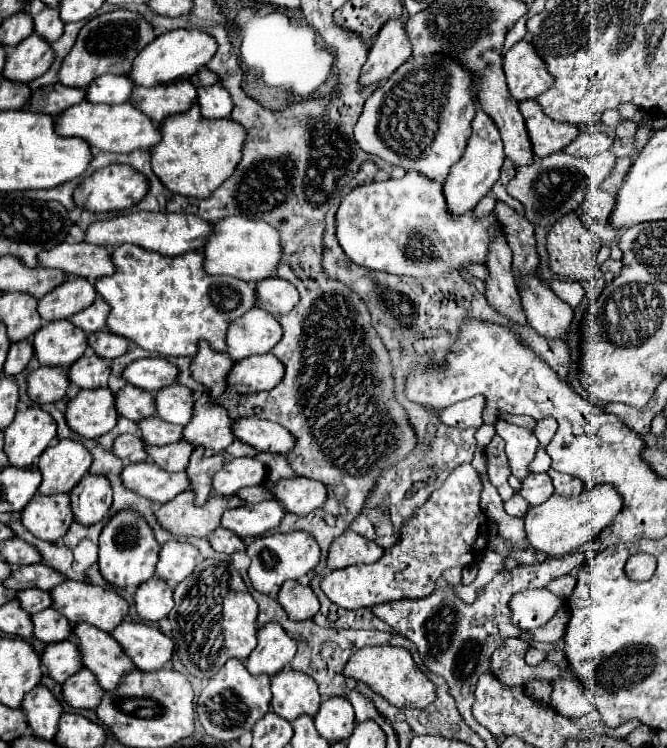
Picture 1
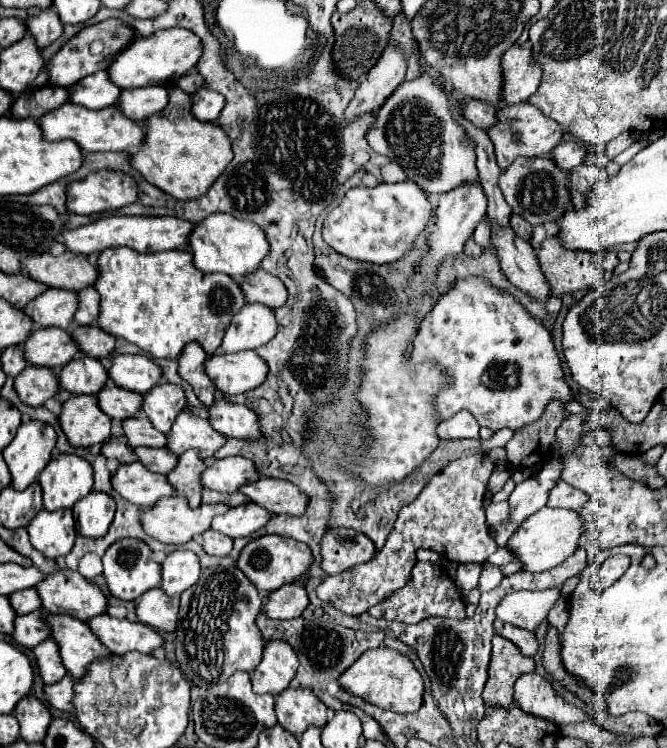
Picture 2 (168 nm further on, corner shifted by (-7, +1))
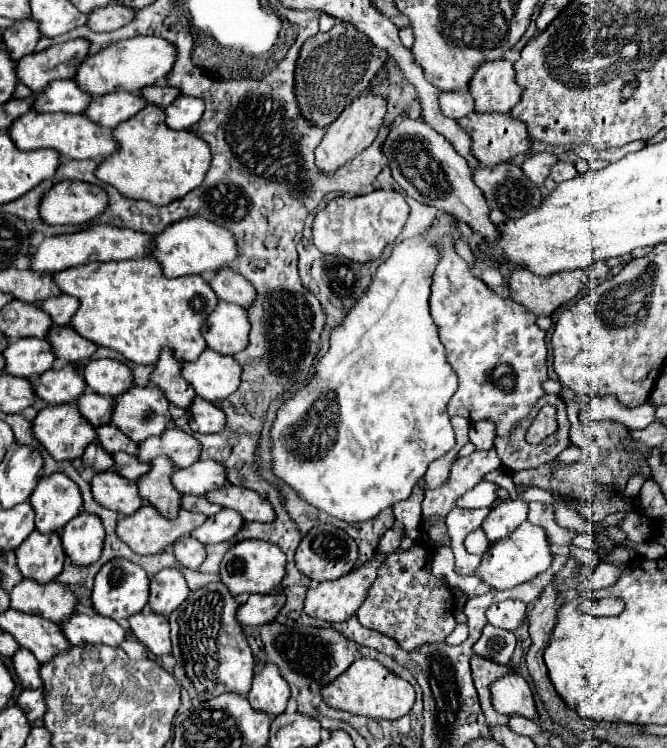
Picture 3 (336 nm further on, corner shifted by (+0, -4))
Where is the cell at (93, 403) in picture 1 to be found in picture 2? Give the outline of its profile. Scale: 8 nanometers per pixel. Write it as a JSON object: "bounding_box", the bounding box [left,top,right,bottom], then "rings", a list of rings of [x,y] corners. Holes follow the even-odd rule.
{"bounding_box":[60,394,112,446],"rings":[[[90,394],[70,396],[62,404],[60,424],[72,446],[92,446],[112,436],[112,420],[100,410],[96,396]]]}

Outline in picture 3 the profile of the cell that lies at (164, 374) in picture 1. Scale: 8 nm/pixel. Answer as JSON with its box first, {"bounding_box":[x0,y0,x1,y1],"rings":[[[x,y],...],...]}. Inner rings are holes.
{"bounding_box":[83,359,133,395],"rings":[[[95,359],[89,361],[87,367],[83,369],[83,379],[85,383],[99,395],[121,395],[119,391],[111,391],[111,389],[129,389],[133,387],[133,375],[131,369],[127,365],[123,365],[121,361],[115,359]],[[103,389],[109,389],[103,393]]]}

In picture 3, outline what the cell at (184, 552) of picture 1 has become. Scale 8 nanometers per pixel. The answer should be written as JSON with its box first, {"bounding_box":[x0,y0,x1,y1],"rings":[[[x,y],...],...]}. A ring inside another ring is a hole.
{"bounding_box":[149,569,189,615],"rings":[[[163,569],[151,579],[149,607],[157,615],[173,613],[189,595],[187,583],[177,569]]]}

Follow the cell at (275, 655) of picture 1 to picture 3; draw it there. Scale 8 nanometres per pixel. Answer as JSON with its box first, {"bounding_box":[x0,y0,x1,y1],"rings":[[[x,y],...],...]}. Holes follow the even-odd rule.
{"bounding_box":[247,663,291,717],"rings":[[[267,663],[253,677],[253,687],[251,687],[247,699],[255,711],[277,717],[287,709],[289,693],[291,691],[287,687],[287,681],[281,677],[279,669],[275,665]]]}

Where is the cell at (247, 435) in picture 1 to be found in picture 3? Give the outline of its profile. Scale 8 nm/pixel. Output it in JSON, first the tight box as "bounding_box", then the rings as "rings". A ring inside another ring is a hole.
{"bounding_box":[187,397,225,433],"rings":[[[195,397],[191,401],[187,417],[189,417],[189,427],[197,433],[217,433],[225,425],[223,411],[201,397]]]}

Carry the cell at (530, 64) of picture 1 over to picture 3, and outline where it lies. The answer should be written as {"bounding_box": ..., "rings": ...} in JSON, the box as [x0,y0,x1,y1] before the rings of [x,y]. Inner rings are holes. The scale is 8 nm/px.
{"bounding_box":[469,59,521,113],"rings":[[[499,59],[481,65],[469,81],[469,93],[475,99],[477,113],[509,113],[521,99],[513,63]]]}

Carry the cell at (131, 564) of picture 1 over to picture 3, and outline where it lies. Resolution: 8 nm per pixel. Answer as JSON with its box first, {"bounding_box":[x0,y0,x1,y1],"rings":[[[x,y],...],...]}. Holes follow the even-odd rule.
{"bounding_box":[91,559,149,621],"rings":[[[111,559],[109,563],[105,563],[101,567],[101,571],[95,577],[91,601],[93,601],[93,609],[105,617],[111,617],[115,621],[123,619],[123,617],[127,619],[127,617],[139,613],[147,605],[147,599],[149,599],[147,573],[139,565],[133,565],[127,559]]]}

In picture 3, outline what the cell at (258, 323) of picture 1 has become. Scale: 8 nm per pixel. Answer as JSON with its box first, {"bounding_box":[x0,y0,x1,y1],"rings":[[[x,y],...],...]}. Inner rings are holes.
{"bounding_box":[203,301,249,355],"rings":[[[219,301],[205,325],[203,337],[207,347],[221,355],[239,353],[249,343],[249,321],[243,307]]]}

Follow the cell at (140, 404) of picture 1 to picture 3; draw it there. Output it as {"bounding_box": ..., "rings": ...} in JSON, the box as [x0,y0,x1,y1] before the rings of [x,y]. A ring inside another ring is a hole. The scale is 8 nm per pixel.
{"bounding_box":[77,391,113,427],"rings":[[[85,391],[81,399],[77,399],[77,409],[93,427],[101,427],[111,421],[113,399],[97,395],[93,391]]]}

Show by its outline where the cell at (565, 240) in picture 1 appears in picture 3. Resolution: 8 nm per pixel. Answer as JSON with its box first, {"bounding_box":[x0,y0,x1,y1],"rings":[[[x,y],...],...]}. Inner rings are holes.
{"bounding_box":[509,269,587,317],"rings":[[[515,269],[509,277],[509,297],[527,307],[537,317],[551,315],[557,307],[571,301],[587,285],[585,271],[563,271],[537,277],[527,269]]]}

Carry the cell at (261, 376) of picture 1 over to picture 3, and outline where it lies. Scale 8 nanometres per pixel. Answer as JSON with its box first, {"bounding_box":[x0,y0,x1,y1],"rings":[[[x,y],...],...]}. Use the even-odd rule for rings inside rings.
{"bounding_box":[181,347,241,401],"rings":[[[209,347],[195,359],[181,363],[183,379],[193,387],[195,395],[205,401],[219,401],[231,395],[241,383],[241,367],[229,357]]]}

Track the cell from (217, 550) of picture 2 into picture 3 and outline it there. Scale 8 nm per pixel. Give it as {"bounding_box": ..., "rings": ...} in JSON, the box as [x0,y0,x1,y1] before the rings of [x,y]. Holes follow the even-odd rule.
{"bounding_box":[173,535,205,569],"rings":[[[187,535],[173,543],[173,555],[181,567],[197,569],[205,559],[205,545],[201,545],[197,539]]]}

